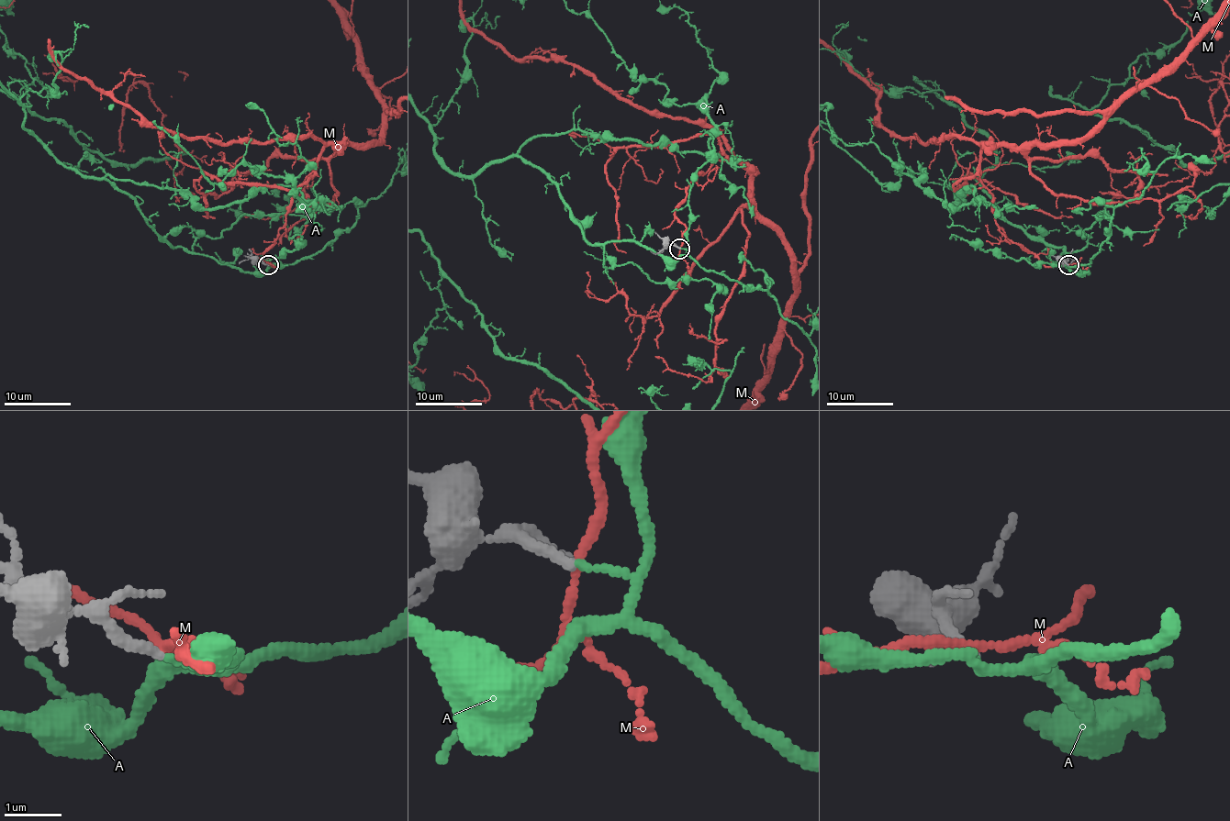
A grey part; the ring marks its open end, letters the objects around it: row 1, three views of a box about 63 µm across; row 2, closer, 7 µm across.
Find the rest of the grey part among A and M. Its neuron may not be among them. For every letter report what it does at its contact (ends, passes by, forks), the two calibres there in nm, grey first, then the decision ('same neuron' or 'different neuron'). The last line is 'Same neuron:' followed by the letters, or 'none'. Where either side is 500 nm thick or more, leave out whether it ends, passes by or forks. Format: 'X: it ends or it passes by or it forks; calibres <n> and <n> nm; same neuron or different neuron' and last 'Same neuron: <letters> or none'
A: it ends; calibres 190 and 100 nm; different neuron
M: it passes by; calibres 190 and 150 nm; different neuron
Same neuron: none

